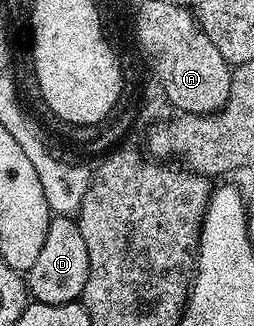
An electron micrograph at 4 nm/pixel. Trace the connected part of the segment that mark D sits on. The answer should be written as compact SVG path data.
M53 216L46 227L46 240L34 267L26 274L26 288L32 301L61 305L80 301L84 295L86 279L90 275L90 255L86 255L86 242L82 239L80 222L75 216Z

